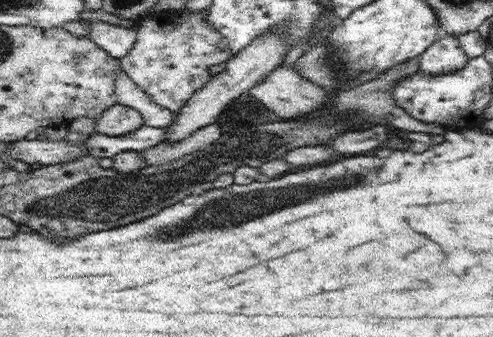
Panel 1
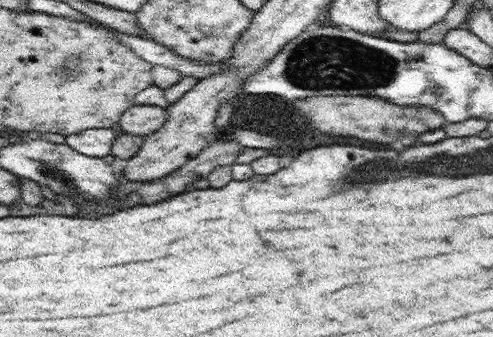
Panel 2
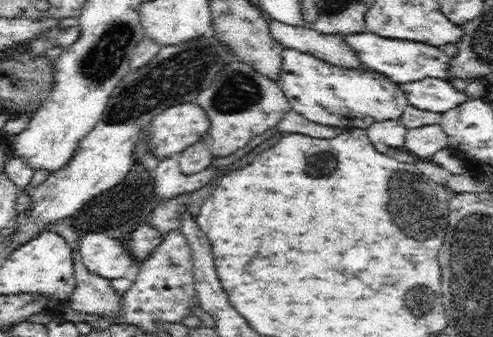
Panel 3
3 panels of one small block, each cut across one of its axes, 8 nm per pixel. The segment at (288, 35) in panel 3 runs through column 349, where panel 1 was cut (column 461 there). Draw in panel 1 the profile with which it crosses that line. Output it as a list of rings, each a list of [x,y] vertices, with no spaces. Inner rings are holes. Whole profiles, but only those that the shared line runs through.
[[[441,32],[437,40],[427,46],[427,50],[419,56],[419,68],[425,72],[453,72],[461,70],[469,58],[461,48],[457,36]]]

